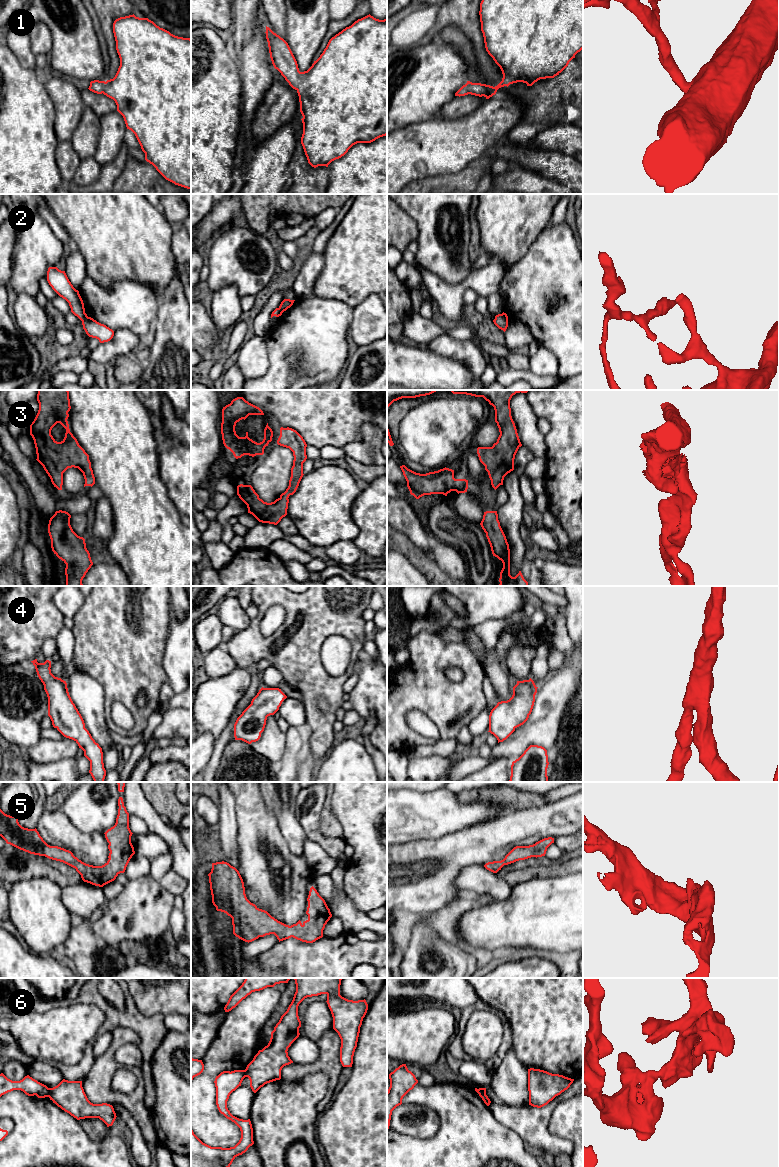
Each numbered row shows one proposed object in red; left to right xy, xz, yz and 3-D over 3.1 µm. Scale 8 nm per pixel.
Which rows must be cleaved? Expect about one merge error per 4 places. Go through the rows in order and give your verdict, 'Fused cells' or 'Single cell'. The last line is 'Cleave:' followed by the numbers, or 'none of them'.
1: Single cell
2: Fused cells
3: Single cell
4: Single cell
5: Single cell
6: Fused cells
Cleave: 2, 6

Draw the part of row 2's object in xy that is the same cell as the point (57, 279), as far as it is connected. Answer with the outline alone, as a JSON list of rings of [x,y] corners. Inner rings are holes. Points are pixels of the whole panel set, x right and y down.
[[[49,267],[47,271],[47,281],[52,289],[69,303],[71,312],[75,316],[80,320],[87,317],[79,291],[73,287],[65,271],[61,271],[57,267]]]

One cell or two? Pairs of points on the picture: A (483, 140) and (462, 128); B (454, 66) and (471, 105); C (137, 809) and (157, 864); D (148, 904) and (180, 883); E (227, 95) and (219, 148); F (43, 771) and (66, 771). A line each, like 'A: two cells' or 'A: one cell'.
A: one cell
B: two cells
C: two cells
D: two cells
E: one cell
F: one cell

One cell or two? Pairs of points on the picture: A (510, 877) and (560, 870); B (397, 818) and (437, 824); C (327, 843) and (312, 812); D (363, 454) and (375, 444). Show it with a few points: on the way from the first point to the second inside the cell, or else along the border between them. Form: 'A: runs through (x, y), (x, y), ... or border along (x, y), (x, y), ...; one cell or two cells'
A: runs through (522, 875), (548, 871); one cell
B: runs through (407, 818), (427, 818); one cell
C: runs through (319, 836), (312, 829), (312, 820); one cell
D: border along (359, 441), (368, 447), (373, 460), (371, 464); two cells

